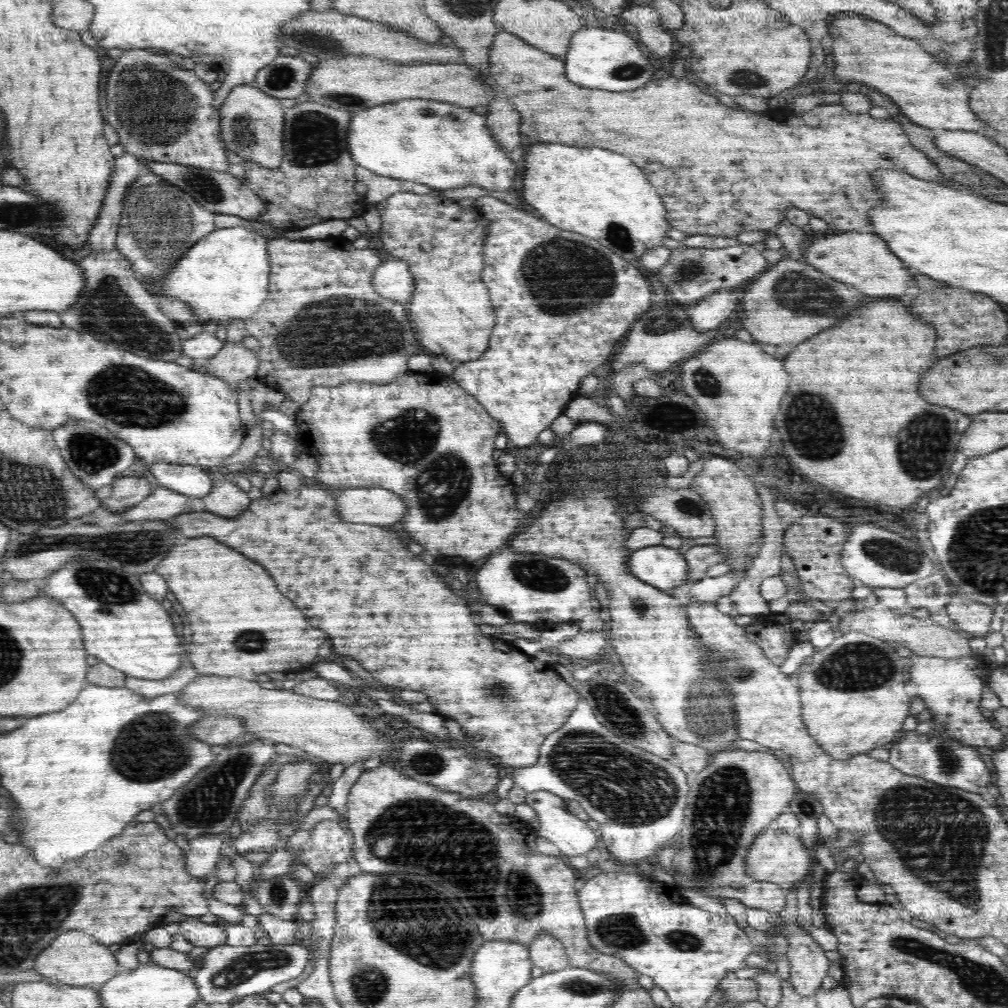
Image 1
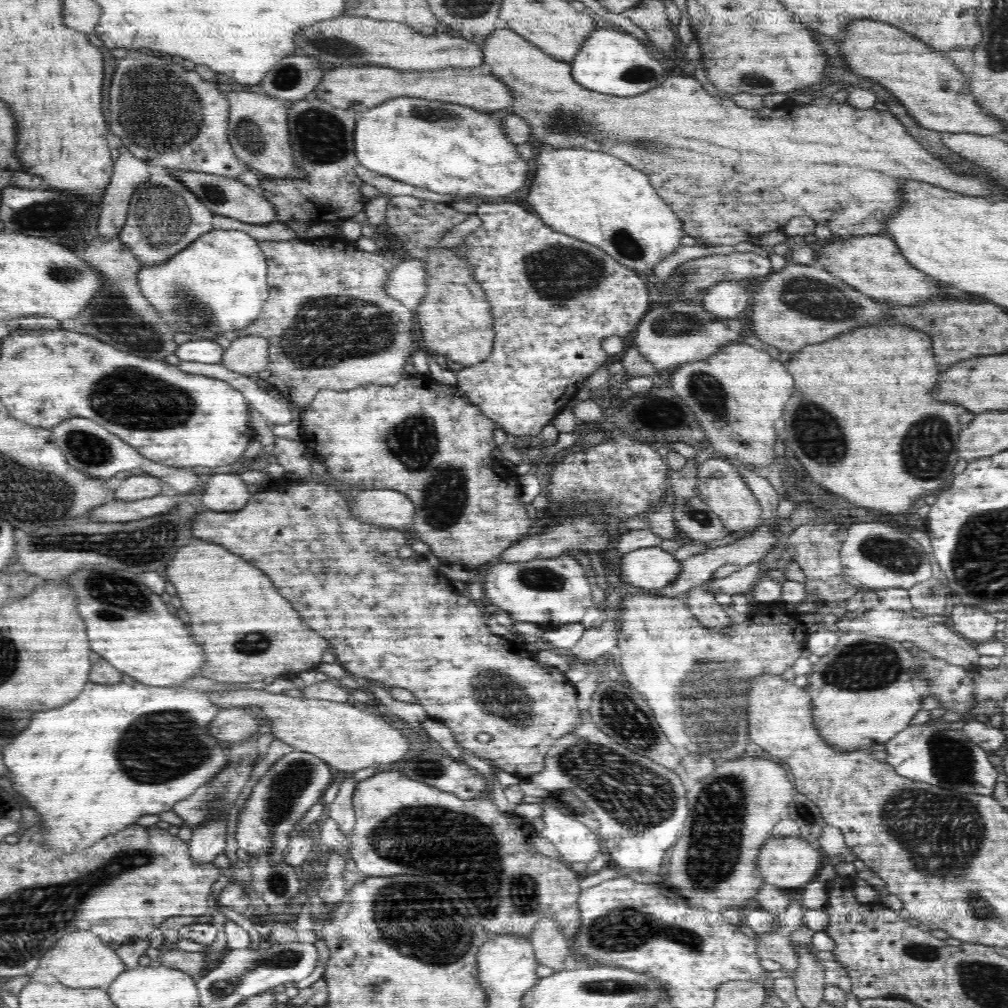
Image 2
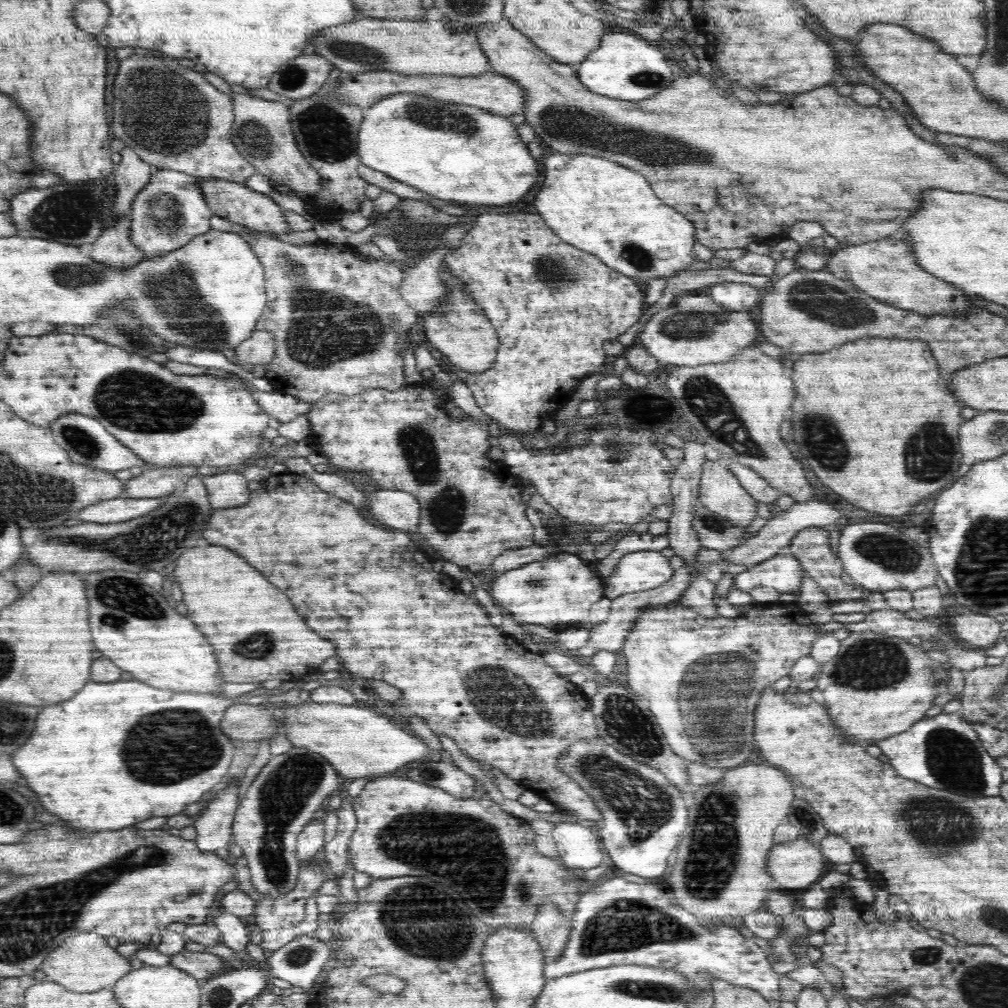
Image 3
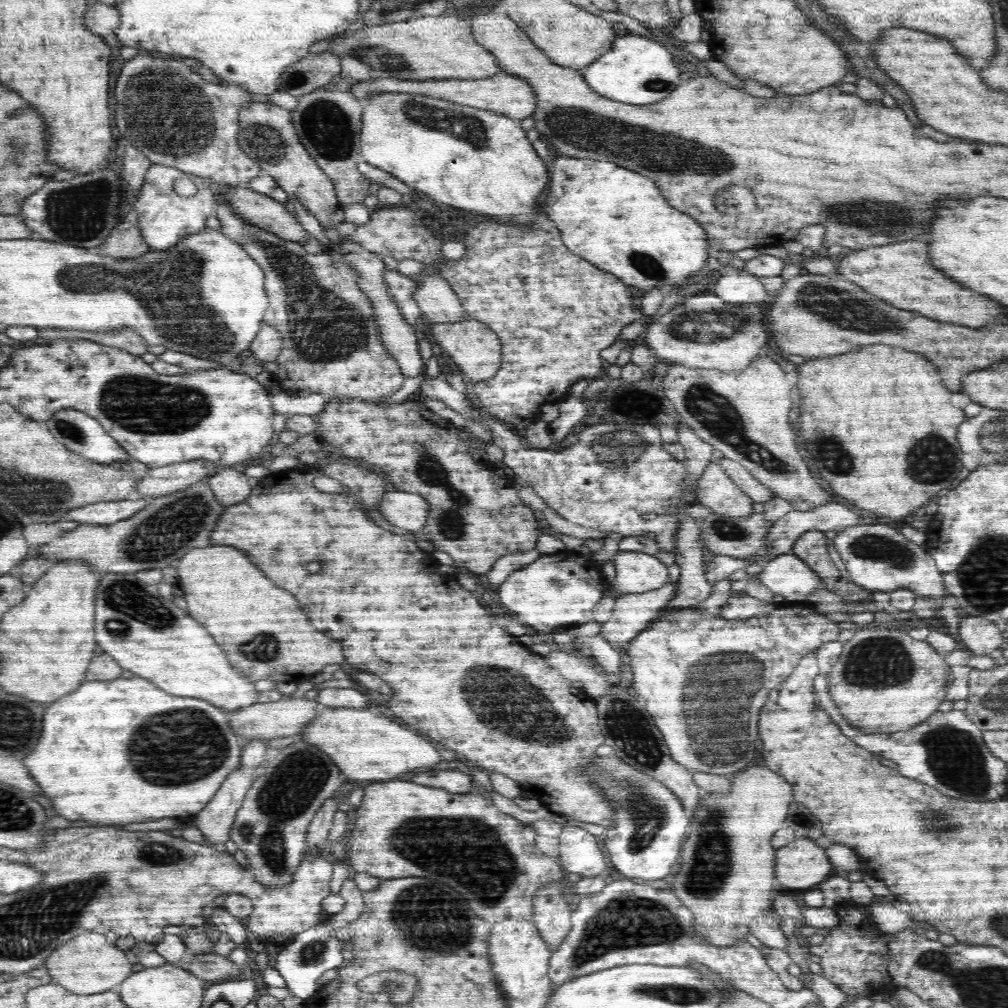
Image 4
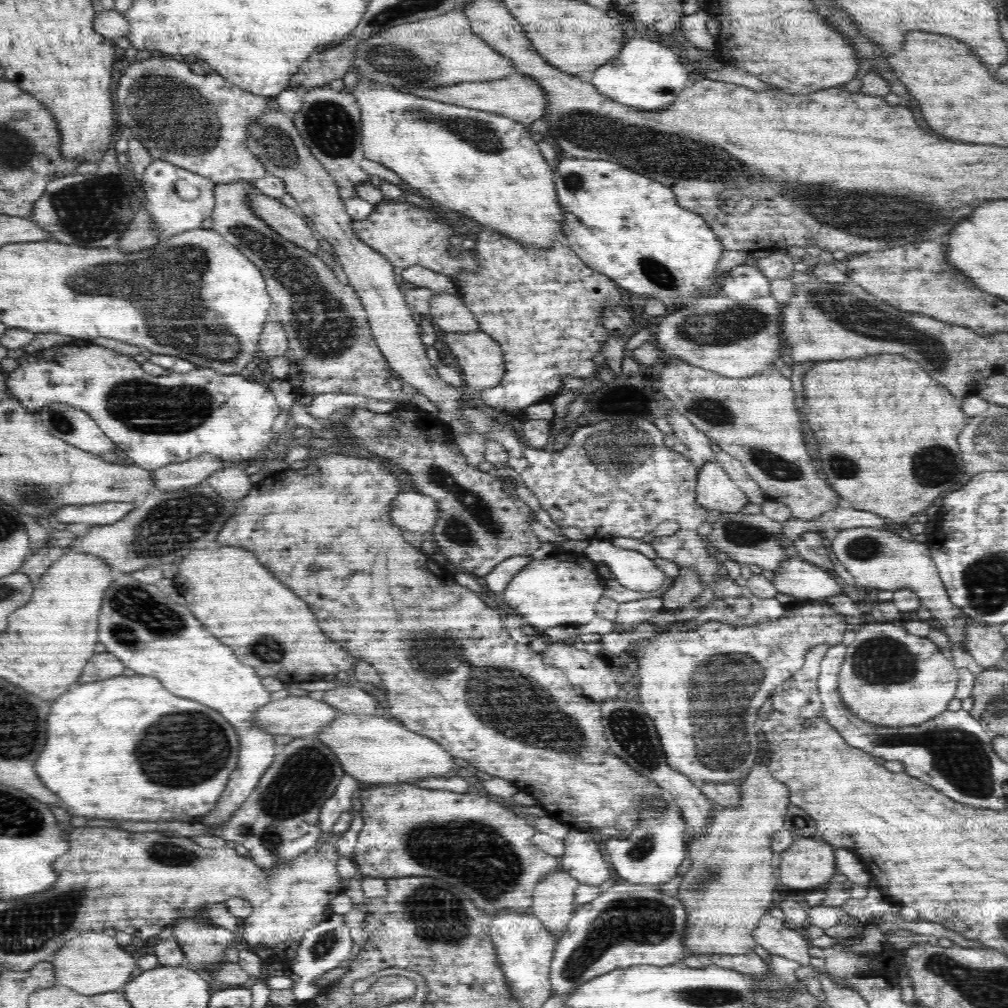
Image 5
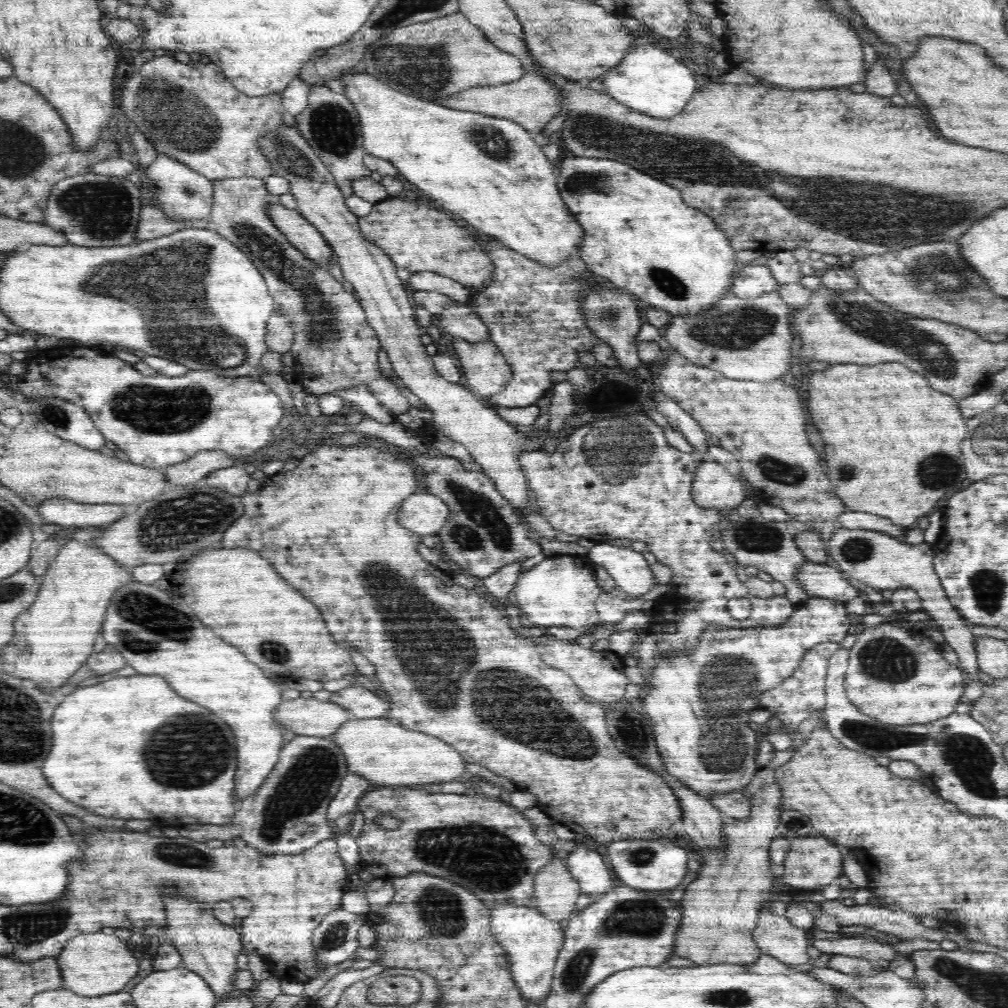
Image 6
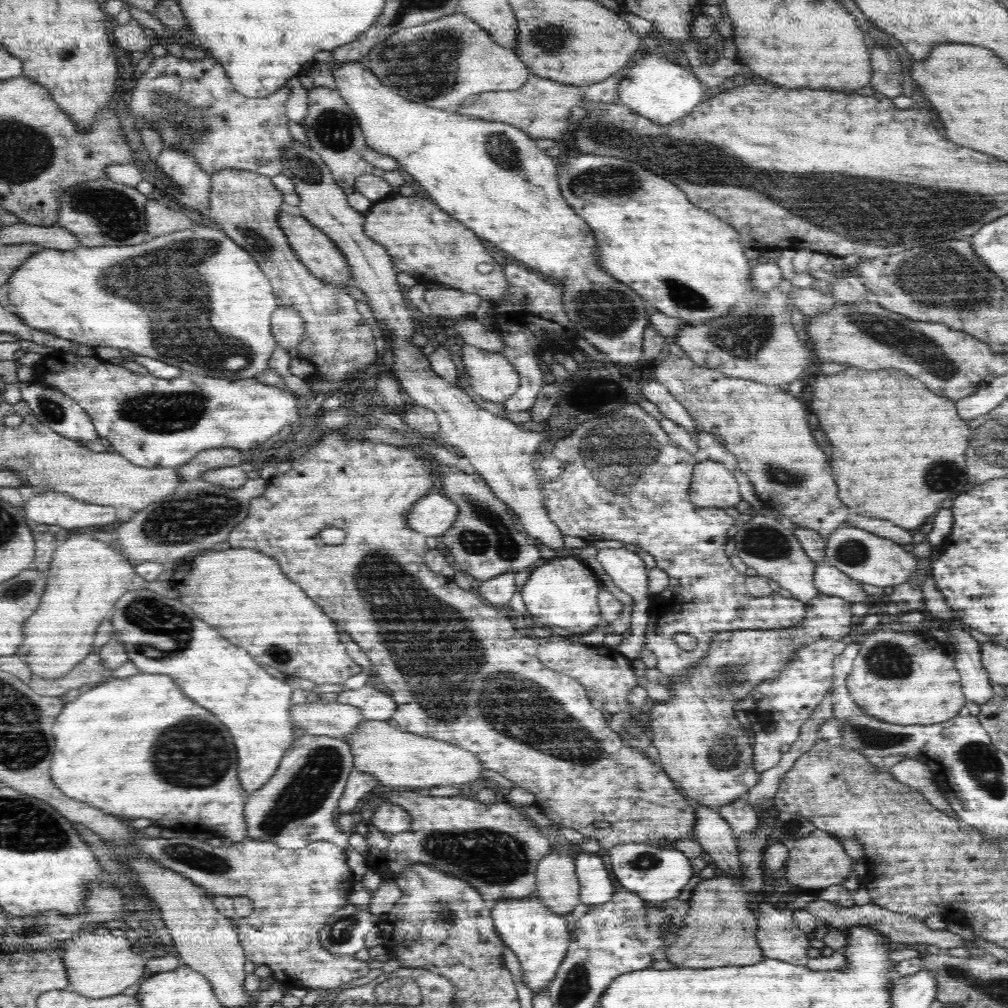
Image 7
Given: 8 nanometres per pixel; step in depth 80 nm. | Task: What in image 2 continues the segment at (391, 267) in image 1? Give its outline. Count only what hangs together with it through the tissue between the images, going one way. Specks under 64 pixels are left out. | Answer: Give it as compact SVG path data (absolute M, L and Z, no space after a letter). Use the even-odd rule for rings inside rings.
M398 260L394 270L388 274L386 291L390 297L404 303L415 311L419 300L426 296L426 263L422 260Z

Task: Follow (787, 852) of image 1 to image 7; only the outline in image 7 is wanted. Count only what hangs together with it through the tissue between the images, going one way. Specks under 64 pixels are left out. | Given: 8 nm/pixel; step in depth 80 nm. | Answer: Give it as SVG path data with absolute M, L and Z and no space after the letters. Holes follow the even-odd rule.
M816 829L794 842L784 867L785 877L789 883L799 887L806 894L813 894L848 880L850 874L854 874L852 866L854 866L854 860L846 854L842 842L830 833Z

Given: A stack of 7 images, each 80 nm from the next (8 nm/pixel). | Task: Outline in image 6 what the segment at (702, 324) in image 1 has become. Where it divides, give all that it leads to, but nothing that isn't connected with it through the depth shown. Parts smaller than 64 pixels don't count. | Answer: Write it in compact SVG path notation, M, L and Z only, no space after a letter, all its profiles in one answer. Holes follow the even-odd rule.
M744 265L736 272L730 292L751 299L778 289L778 284L768 265Z

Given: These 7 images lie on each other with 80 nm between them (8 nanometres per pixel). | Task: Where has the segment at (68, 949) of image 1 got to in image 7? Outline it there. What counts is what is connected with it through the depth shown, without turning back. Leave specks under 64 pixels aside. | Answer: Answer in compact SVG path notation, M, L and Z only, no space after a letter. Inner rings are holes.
M86 932L70 939L65 942L61 955L70 990L93 999L122 994L126 988L140 981L147 964L142 956L132 951L129 935L116 937L111 933L98 935Z

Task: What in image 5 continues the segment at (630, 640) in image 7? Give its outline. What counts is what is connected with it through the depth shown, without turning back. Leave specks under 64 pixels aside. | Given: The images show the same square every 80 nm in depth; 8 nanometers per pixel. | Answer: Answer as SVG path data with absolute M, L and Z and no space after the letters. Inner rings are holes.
M592 539L584 556L593 563L606 565L614 574L614 579L630 590L657 590L668 579L654 561L644 554L636 550L617 548L611 544L610 539Z

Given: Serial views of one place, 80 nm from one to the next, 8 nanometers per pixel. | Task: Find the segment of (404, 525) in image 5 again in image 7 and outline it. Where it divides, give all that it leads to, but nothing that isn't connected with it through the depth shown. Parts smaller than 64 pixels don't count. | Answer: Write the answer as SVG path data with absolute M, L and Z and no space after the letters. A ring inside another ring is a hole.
M430 493L410 508L406 514L408 526L428 536L442 536L458 518L458 506L442 493Z

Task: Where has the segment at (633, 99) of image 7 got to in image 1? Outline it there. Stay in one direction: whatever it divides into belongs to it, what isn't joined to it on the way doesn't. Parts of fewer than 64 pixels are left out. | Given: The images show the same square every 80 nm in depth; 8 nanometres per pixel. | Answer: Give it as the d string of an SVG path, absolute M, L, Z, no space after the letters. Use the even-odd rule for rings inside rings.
M605 22L601 27L582 27L570 38L570 49L563 58L566 77L573 84L590 90L632 91L654 81L656 68L632 33L617 32Z

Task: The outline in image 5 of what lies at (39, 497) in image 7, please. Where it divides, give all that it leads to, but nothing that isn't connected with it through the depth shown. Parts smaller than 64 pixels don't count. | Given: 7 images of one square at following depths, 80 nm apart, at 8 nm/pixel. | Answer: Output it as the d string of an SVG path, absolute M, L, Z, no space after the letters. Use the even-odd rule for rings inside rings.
M104 502L94 506L62 506L54 512L50 518L56 518L58 522L66 524L78 524L78 526L102 526L111 525L122 520L134 506L128 502Z

